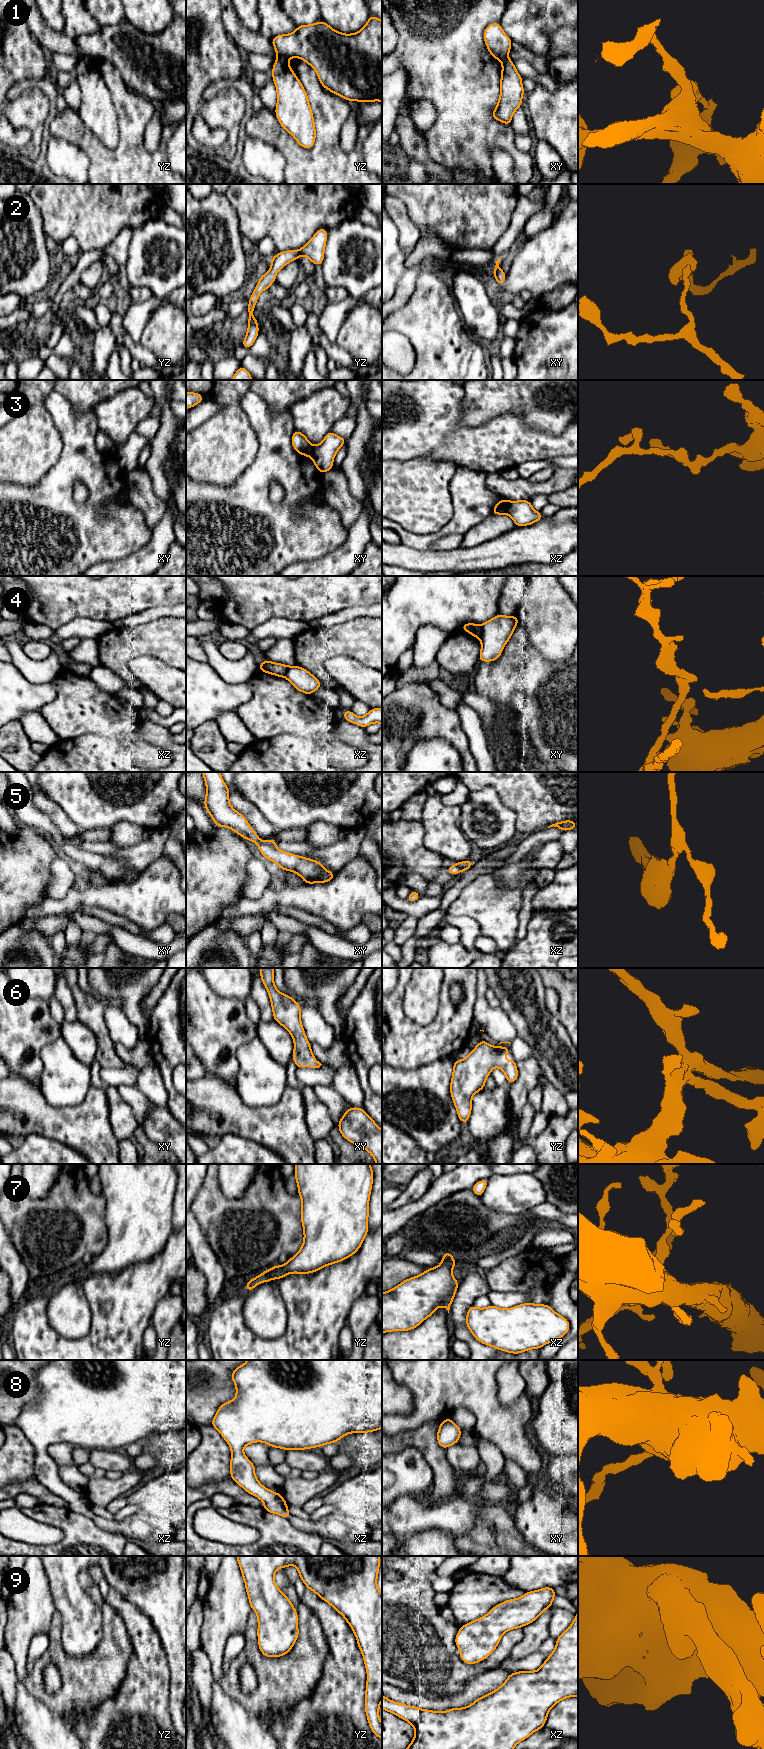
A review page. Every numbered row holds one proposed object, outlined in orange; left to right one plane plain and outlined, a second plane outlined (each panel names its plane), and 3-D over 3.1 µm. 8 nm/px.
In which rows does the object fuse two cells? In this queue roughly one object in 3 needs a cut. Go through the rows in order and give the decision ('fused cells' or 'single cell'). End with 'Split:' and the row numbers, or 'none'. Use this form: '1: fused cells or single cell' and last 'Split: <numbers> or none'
1: fused cells
2: single cell
3: fused cells
4: fused cells
5: single cell
6: single cell
7: single cell
8: single cell
9: single cell
Split: 1, 3, 4

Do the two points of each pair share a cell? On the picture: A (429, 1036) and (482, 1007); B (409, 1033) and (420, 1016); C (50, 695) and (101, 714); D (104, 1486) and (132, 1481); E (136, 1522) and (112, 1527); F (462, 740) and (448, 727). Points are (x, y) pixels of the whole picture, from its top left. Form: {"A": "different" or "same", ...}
{"A": "different", "B": "different", "C": "different", "D": "same", "E": "same", "F": "same"}

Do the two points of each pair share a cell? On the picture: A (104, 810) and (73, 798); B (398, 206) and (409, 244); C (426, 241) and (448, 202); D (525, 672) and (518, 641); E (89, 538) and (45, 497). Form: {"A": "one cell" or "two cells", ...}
{"A": "one cell", "B": "one cell", "C": "two cells", "D": "one cell", "E": "one cell"}

